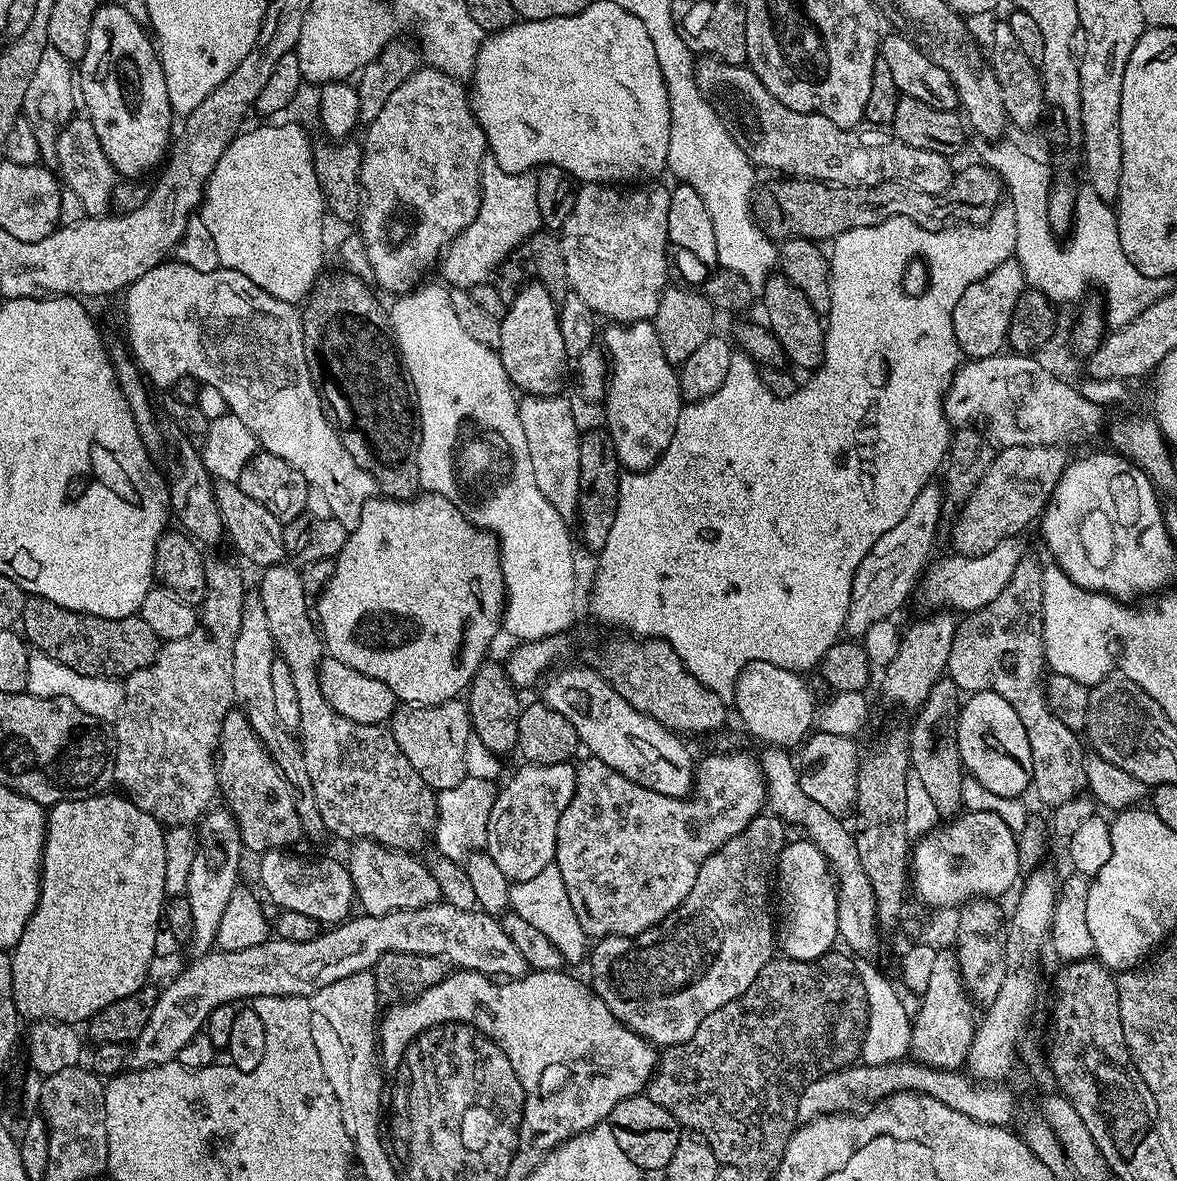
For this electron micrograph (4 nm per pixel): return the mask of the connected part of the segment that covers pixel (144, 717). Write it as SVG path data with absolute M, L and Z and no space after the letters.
M205 559L204 569L206 570L206 590L204 591L202 607L198 612L196 629L190 634L186 634L186 638L181 640L163 641L154 662L150 662L150 666L146 666L142 670L134 670L134 674L126 677L123 681L124 705L114 721L114 727L116 727L116 736L114 732L115 785L118 788L121 787L119 789L132 804L138 806L140 810L144 810L161 825L168 828L195 823L211 807L212 798L217 795L219 787L216 774L216 758L219 753L220 737L224 731L224 719L226 714L233 711L234 708L234 642L238 638L238 629L242 627L242 606L244 605L246 589L244 589L244 580L240 577L239 570L228 560Z

